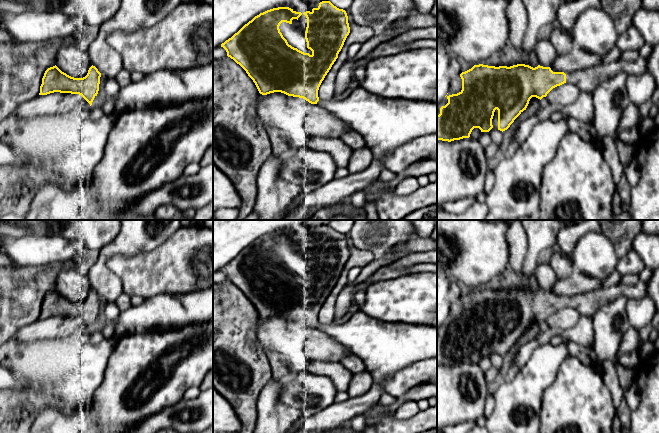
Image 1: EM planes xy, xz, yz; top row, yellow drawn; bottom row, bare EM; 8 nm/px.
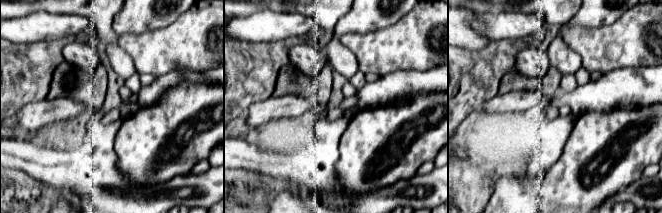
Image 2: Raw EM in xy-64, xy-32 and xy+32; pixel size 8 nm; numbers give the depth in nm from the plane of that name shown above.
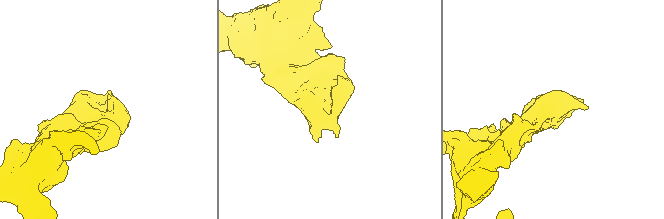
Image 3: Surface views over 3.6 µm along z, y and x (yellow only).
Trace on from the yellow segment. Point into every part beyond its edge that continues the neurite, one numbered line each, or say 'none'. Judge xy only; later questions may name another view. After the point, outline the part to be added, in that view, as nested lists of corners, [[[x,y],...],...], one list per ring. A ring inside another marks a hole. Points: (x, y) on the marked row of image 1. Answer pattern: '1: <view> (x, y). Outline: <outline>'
none

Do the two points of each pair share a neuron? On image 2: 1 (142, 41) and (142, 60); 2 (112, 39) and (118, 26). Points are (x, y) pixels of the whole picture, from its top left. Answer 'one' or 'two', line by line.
1: one
2: two

